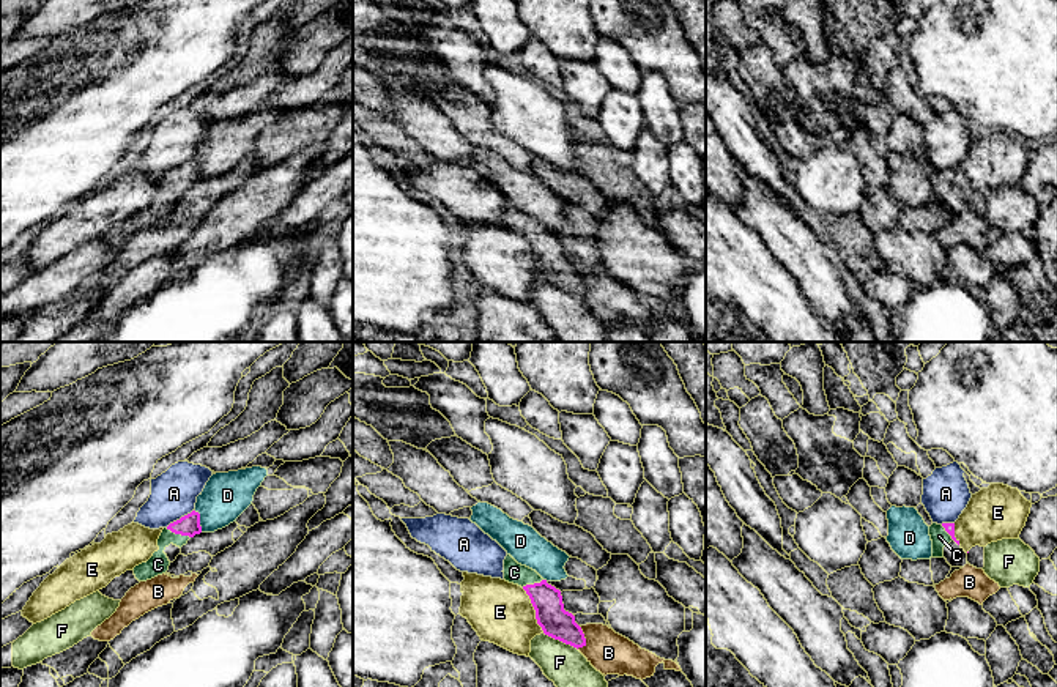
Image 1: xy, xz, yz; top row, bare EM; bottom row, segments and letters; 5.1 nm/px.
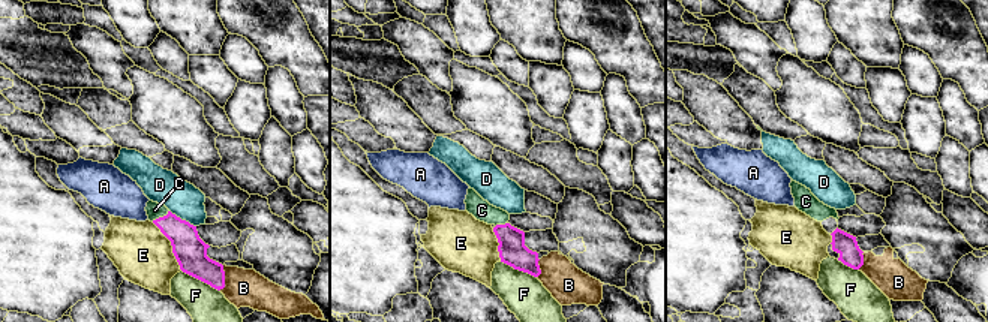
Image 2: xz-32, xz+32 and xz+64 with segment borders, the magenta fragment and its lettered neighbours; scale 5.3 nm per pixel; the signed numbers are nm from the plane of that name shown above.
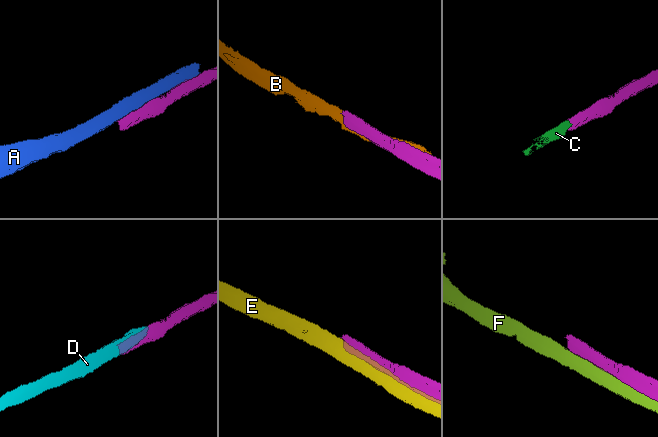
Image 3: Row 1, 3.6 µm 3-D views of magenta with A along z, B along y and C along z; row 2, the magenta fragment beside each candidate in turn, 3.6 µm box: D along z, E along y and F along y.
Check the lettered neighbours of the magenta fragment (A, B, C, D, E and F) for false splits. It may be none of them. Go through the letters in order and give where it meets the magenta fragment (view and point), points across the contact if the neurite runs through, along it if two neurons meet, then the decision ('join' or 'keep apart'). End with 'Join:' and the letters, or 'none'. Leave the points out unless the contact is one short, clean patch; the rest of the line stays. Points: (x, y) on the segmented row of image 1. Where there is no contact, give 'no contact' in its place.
A: meets magenta in xy at (181, 517); keep apart
B: meets magenta in xz at (583, 637); keep apart
C: meets magenta in xy at (178, 533); runs through xy (189, 525), (178, 533), (161, 545), (158, 564); join
D: meets magenta in xy at (199, 520); border along xy (194, 511), (199, 514), (202, 531); keep apart
E: meets magenta in xz at (534, 609); keep apart
F: meets magenta in xz at (561, 640); keep apart
Join: C

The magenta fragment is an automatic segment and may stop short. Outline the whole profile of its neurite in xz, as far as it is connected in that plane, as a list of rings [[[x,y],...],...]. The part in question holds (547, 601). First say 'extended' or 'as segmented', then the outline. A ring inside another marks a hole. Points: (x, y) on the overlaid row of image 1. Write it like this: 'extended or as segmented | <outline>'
extended | [[[510,555],[504,559],[504,580],[521,586],[536,610],[543,633],[573,648],[586,646],[575,616],[564,610],[561,591],[548,585],[536,570],[518,564]]]

